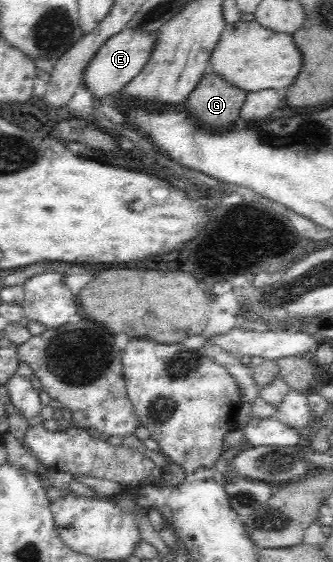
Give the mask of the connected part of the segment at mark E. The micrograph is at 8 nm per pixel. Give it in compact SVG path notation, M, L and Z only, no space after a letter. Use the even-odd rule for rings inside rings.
M125 28L117 35L107 39L101 47L95 51L95 55L91 57L91 61L87 63L85 71L83 71L82 81L83 85L93 95L93 98L103 99L109 97L113 93L117 93L120 89L129 83L149 61L151 51L153 51L153 43L155 43L157 33L149 34L139 28Z

